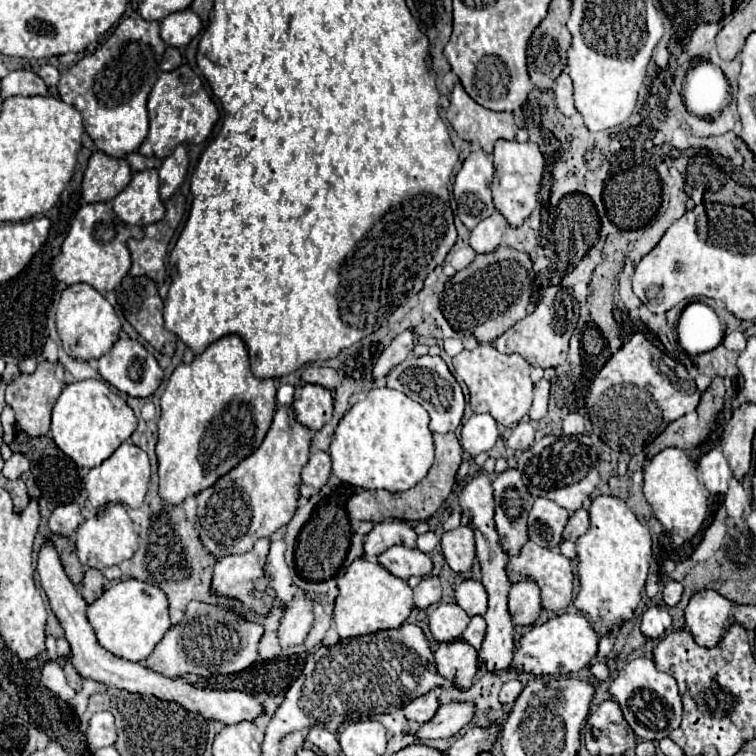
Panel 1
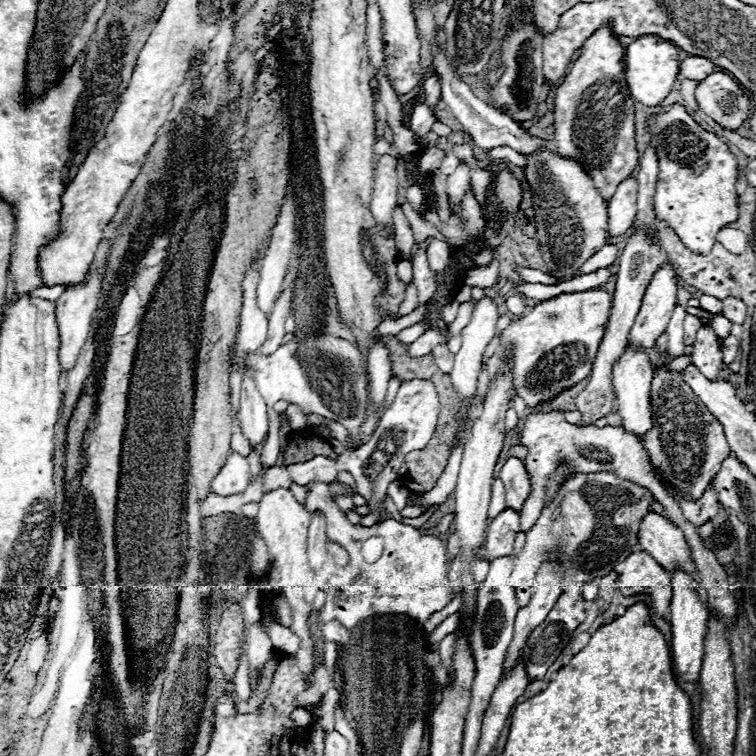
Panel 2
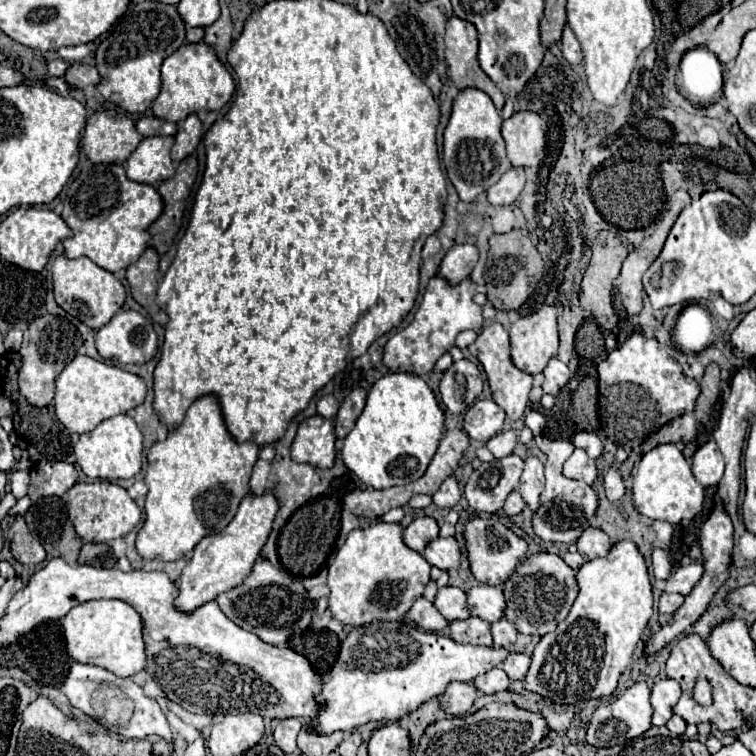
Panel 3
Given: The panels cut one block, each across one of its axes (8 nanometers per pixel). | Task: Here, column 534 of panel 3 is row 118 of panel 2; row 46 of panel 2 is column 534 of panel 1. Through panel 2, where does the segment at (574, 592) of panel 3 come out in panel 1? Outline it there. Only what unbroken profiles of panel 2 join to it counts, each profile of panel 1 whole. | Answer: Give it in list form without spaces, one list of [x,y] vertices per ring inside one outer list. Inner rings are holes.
[[[532,580],[516,582],[510,590],[508,606],[510,606],[510,616],[512,616],[514,624],[518,624],[518,626],[534,624],[542,612],[538,584]]]

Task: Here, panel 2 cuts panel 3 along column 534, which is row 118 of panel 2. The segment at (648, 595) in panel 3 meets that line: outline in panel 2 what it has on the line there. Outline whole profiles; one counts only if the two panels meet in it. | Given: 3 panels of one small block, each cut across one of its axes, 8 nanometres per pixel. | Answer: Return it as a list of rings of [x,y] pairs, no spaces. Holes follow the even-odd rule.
[[[672,104],[668,112],[664,110],[652,114],[646,122],[646,132],[650,134],[650,146],[654,148],[660,166],[654,192],[656,218],[668,222],[668,226],[676,232],[676,236],[688,250],[696,254],[708,254],[716,242],[718,230],[738,218],[738,196],[734,190],[738,178],[738,162],[734,154],[716,134],[706,132],[698,122],[694,122],[694,118],[680,104]]]

